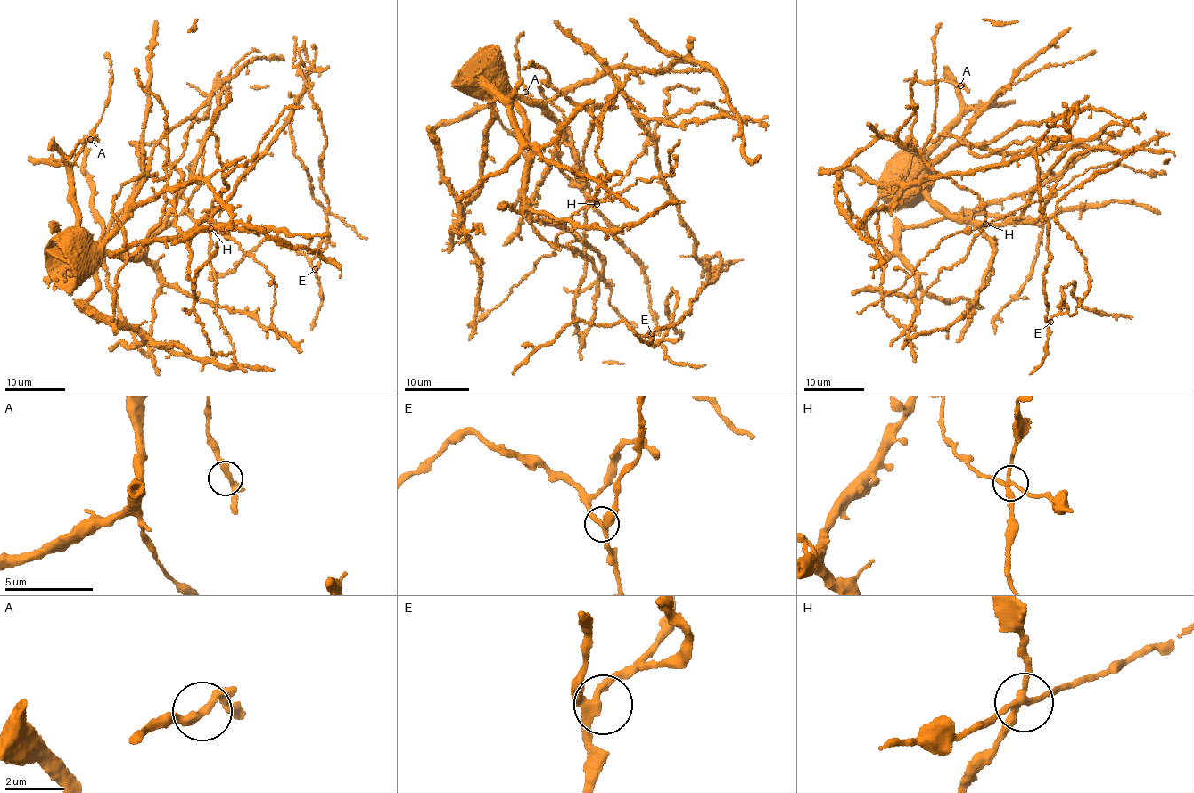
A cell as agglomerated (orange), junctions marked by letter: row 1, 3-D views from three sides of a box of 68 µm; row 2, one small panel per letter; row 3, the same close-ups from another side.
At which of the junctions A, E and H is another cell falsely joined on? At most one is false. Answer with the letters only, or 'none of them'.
H

